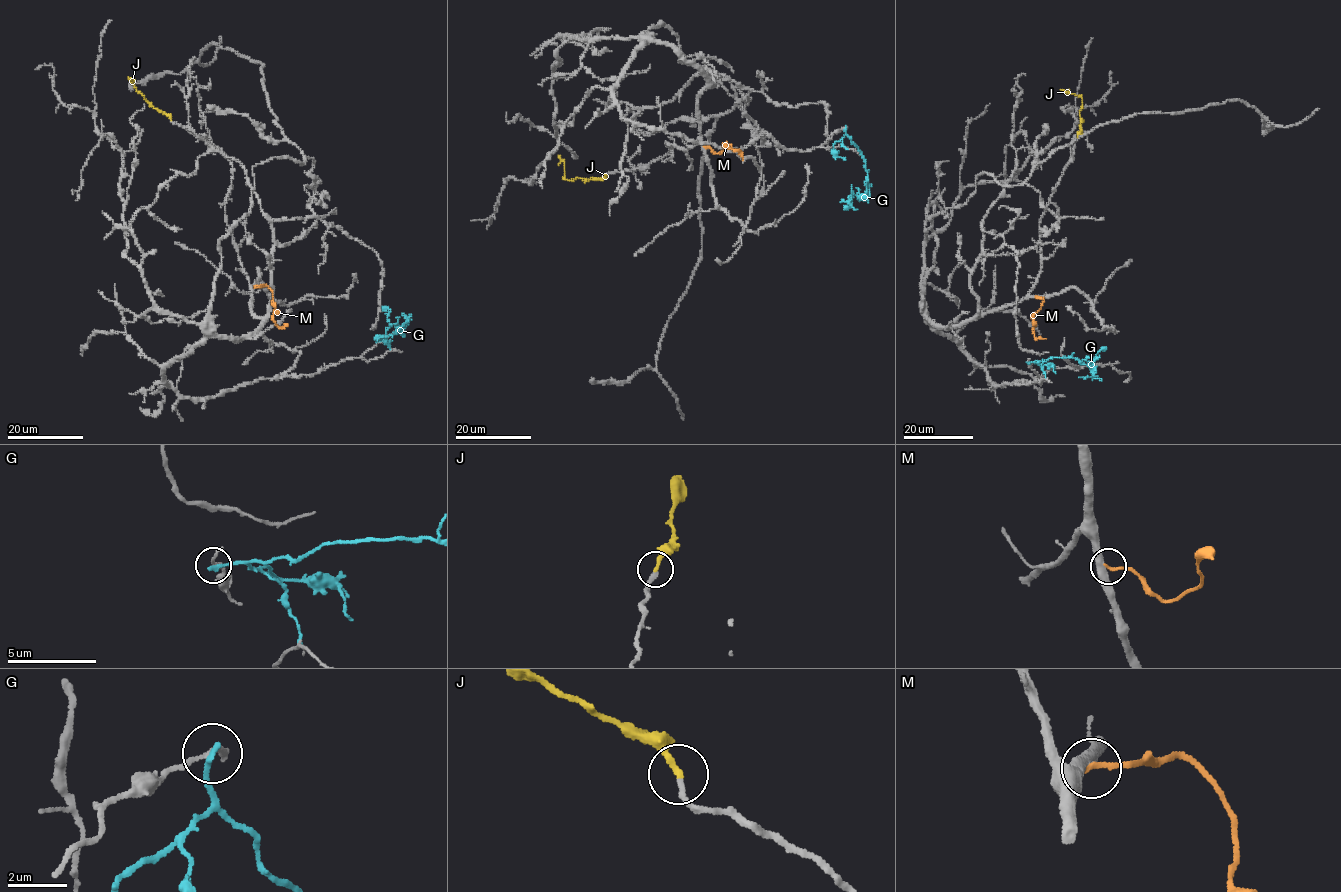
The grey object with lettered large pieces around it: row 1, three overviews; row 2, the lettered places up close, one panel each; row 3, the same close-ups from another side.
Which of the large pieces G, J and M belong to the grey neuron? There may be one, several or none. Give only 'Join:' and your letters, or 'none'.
Join: J

